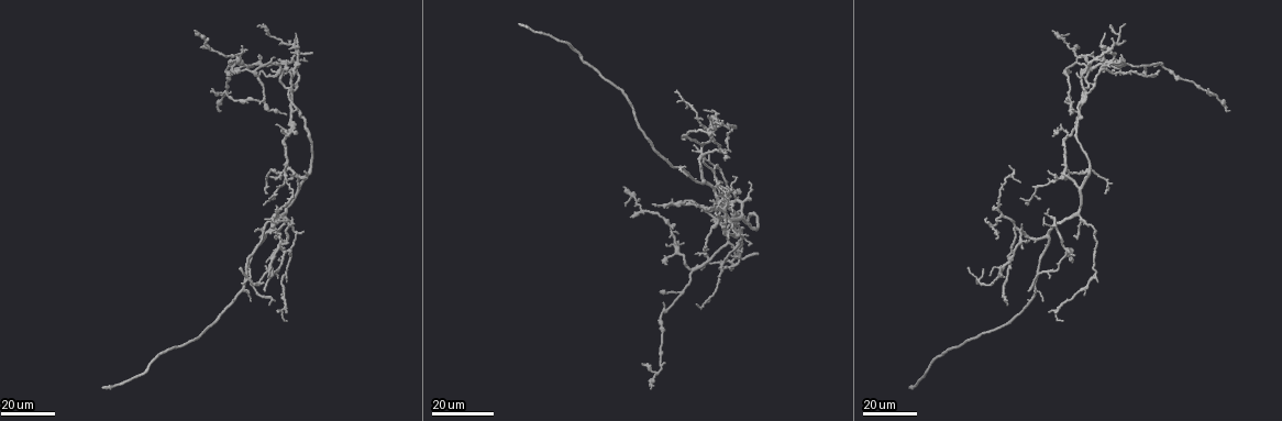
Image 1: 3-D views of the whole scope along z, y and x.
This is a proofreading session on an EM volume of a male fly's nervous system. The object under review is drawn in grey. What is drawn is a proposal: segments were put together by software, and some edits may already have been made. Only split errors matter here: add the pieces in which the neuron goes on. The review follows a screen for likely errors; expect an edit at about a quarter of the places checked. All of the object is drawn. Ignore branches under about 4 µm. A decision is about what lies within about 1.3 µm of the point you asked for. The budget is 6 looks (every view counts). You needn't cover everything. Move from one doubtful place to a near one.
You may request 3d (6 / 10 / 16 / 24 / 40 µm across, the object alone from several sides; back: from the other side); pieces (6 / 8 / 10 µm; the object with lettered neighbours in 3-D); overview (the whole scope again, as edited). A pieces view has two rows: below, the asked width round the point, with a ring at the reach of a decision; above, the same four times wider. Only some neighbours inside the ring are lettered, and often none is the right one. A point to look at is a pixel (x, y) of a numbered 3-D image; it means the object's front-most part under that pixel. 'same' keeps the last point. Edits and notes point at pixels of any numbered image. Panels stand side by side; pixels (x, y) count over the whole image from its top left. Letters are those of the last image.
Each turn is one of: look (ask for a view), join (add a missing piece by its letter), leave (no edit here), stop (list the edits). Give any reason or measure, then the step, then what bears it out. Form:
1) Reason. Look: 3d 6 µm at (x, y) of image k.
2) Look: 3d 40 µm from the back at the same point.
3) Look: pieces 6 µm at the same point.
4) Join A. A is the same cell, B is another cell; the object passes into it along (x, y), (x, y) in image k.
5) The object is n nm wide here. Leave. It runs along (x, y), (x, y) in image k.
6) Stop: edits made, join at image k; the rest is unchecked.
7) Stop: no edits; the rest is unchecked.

End of a long branch. Look: 3d 24 µm at (102, 387) of image 1.

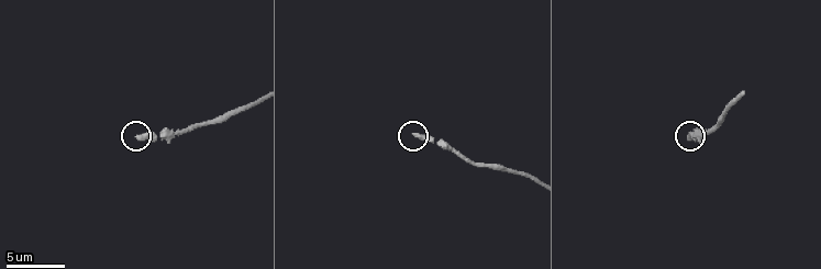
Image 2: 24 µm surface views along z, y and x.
Look: pieces 6 µm at (136, 139) of image 2.

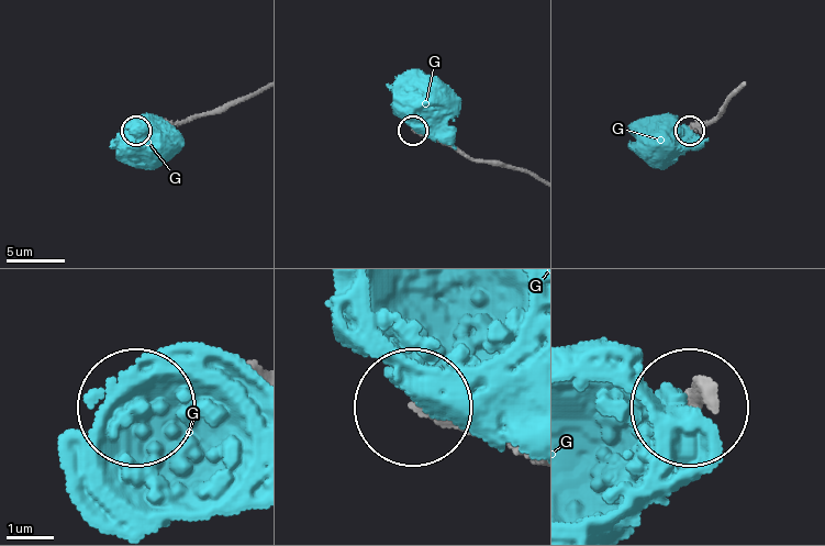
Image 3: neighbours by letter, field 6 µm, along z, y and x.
Leave. G is another cell; none of them fits.

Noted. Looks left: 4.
An open end. Look: 3d 24 µm at (275, 301) of image 1.

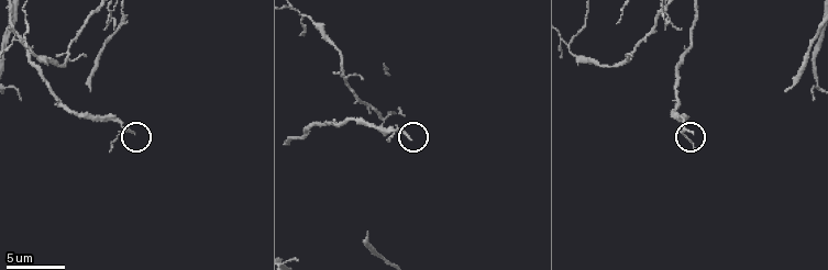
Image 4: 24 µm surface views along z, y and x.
Look: pieces 6 µm at (409, 136) of image 4.

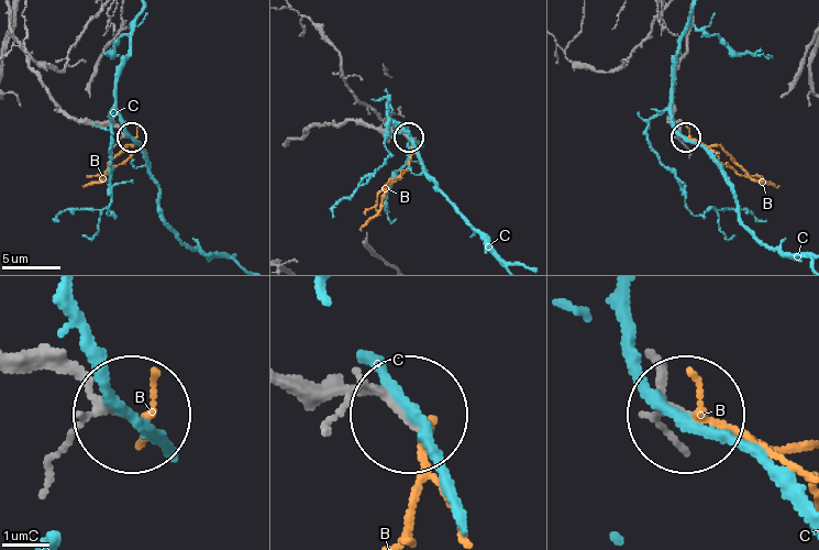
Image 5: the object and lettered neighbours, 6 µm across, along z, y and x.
Leave. B and C are other cells; it runs along (11, 29), (31, 69), (68, 114), (115, 124), (129, 136) in image 5; no lettered piece goes on from it.

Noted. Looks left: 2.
Free end. Look: 3d 24 µm at (756, 254) of image 1.

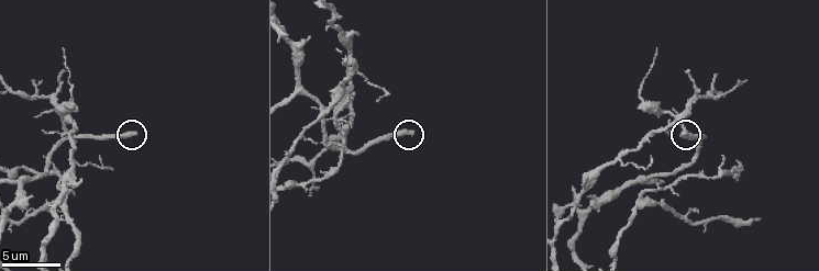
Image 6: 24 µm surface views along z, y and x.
What lies round it. Look: pieces 6 µm at (133, 133) of image 6.

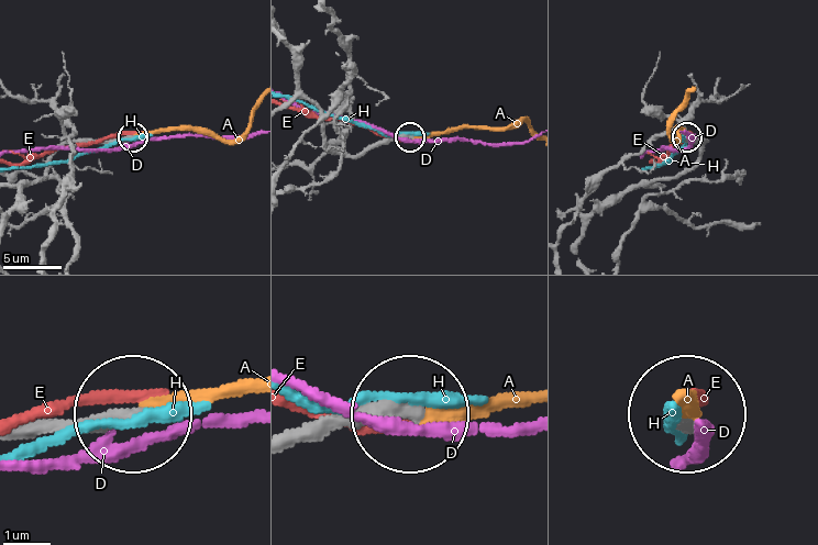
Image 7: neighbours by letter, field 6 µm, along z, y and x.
Join A. A is the same cell, D, E and H are other cells; the neuron continues.

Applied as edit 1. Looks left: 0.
Stop: edits made, join at image 7; the rest is unchecked.

